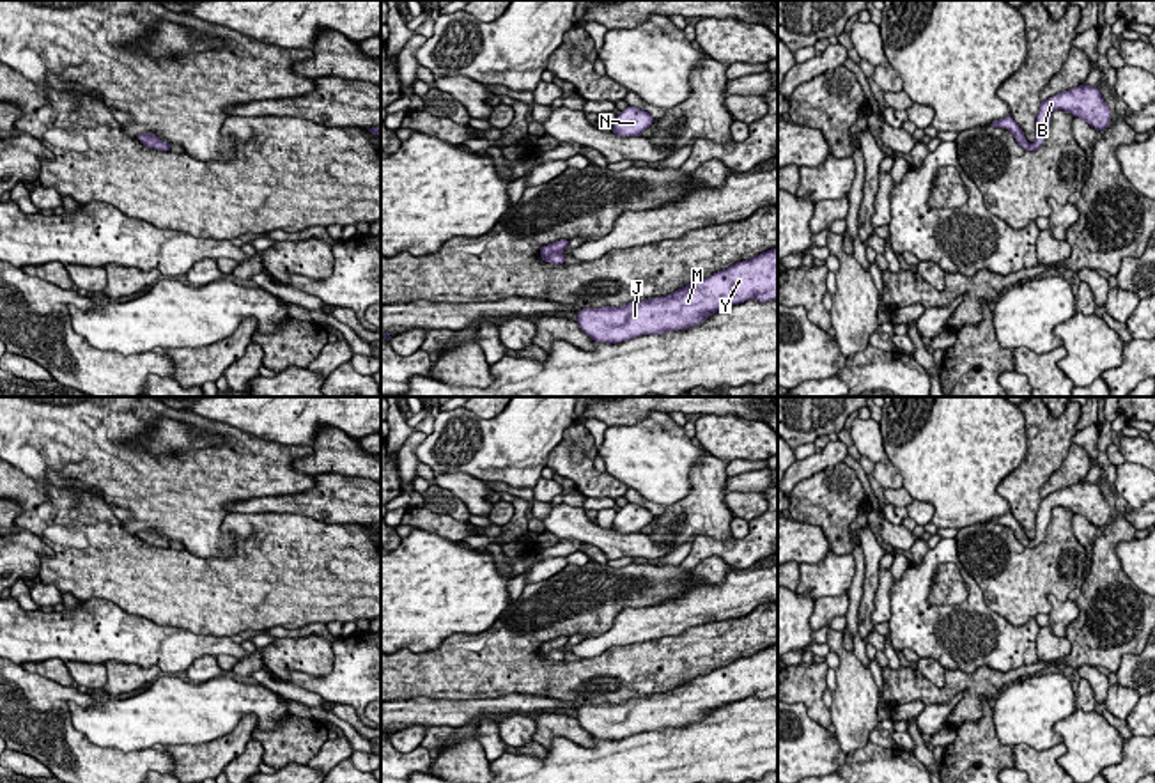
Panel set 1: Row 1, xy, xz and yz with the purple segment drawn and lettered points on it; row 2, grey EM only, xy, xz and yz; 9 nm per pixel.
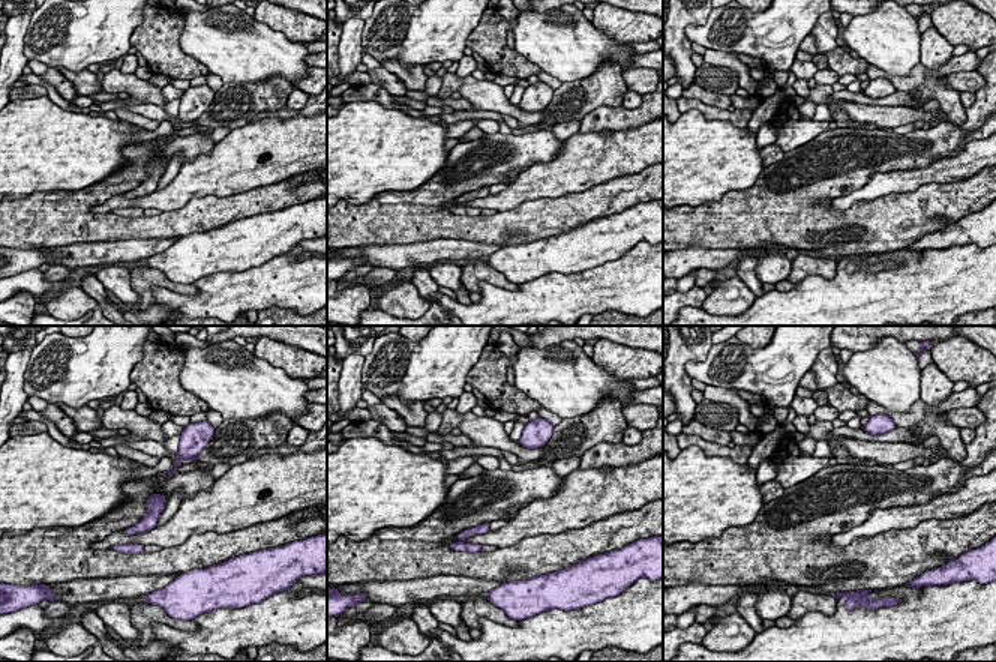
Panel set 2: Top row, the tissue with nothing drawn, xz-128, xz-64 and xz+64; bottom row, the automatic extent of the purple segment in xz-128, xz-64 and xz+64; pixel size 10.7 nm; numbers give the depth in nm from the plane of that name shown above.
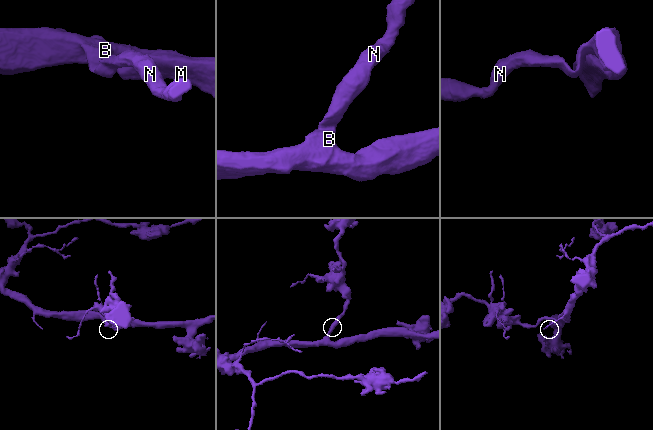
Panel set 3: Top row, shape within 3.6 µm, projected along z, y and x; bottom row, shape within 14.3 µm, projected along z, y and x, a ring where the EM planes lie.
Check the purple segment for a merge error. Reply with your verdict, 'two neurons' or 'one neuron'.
one neuron

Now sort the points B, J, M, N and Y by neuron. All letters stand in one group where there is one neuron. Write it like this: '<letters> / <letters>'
B J M N Y

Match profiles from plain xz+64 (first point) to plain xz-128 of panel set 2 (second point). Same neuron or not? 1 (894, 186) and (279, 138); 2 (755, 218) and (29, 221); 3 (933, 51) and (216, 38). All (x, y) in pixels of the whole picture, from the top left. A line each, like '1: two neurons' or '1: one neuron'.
1: one neuron
2: one neuron
3: two neurons

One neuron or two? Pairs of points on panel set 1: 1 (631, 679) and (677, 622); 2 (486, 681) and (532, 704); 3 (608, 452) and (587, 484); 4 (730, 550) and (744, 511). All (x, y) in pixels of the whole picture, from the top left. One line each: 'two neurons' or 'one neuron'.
1: two neurons
2: two neurons
3: two neurons
4: two neurons

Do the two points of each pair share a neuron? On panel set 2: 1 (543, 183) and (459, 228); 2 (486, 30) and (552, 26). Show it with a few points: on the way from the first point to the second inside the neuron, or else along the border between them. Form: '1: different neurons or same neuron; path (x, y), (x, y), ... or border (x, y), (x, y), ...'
1: different neurons; border (530, 198), (512, 209), (497, 212)
2: different neurons; border (516, 20), (513, 30)

